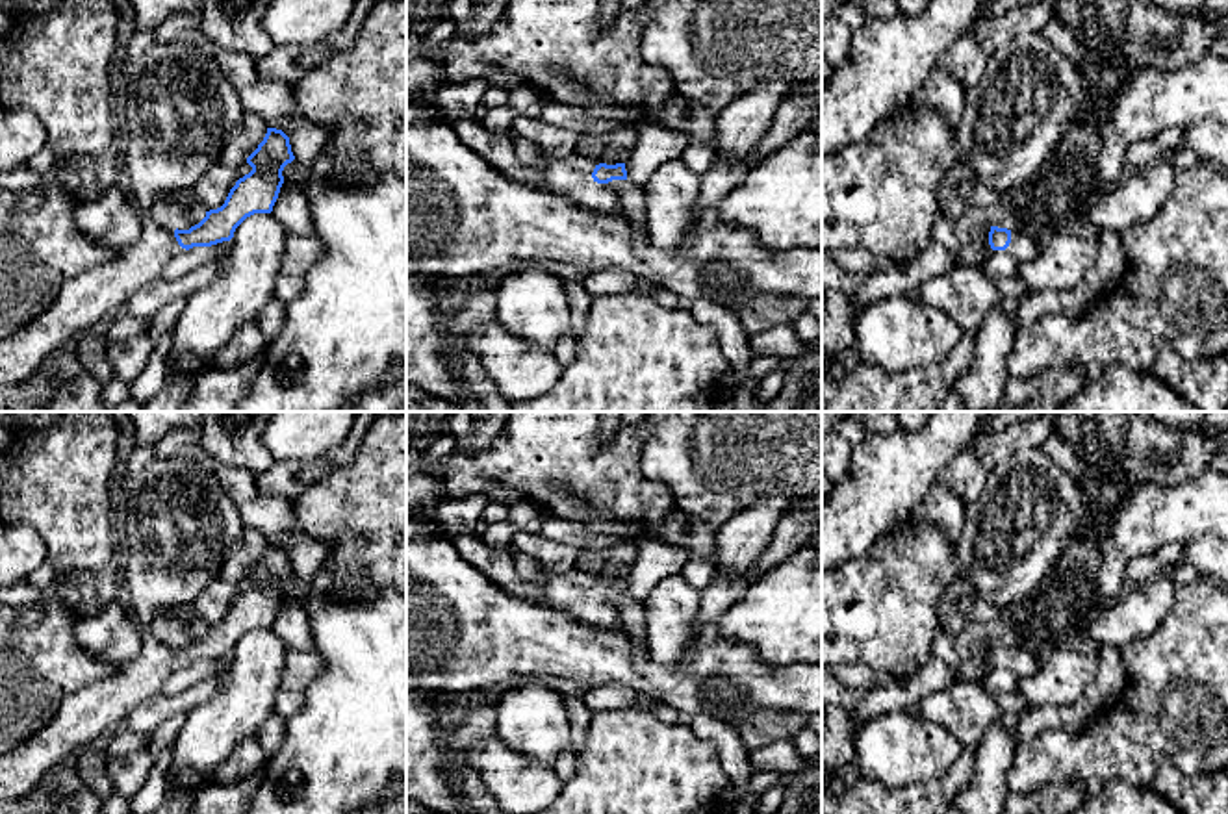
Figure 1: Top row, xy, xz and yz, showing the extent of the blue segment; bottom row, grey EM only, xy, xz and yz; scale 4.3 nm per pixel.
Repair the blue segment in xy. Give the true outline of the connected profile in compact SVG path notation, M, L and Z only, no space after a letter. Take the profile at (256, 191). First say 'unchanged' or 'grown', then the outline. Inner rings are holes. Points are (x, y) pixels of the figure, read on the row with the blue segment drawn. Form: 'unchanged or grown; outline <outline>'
grown; outline M267 128L263 141L247 158L252 167L249 174L239 178L230 189L224 204L217 210L206 211L206 217L189 230L163 228L152 217L143 217L139 239L117 252L106 263L91 267L69 280L48 310L45 310L32 323L22 326L17 334L0 341L0 384L13 388L28 388L39 378L43 362L67 341L76 341L83 334L100 332L100 328L121 310L126 300L141 287L160 280L165 263L180 254L184 248L211 247L234 237L236 228L254 213L271 213L284 184L282 171L295 159L289 137L276 128Z

